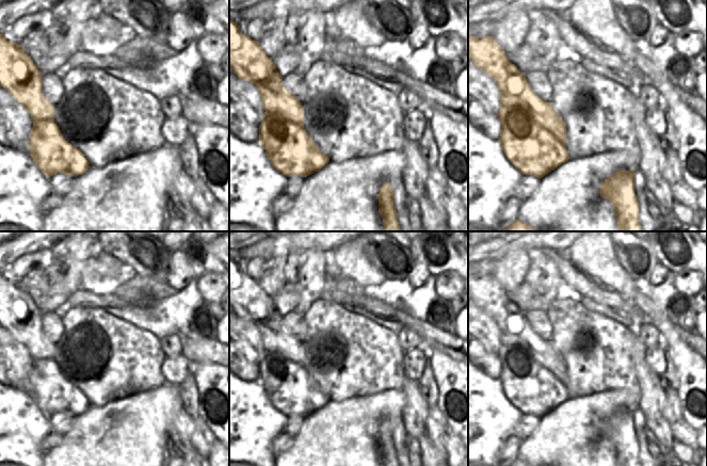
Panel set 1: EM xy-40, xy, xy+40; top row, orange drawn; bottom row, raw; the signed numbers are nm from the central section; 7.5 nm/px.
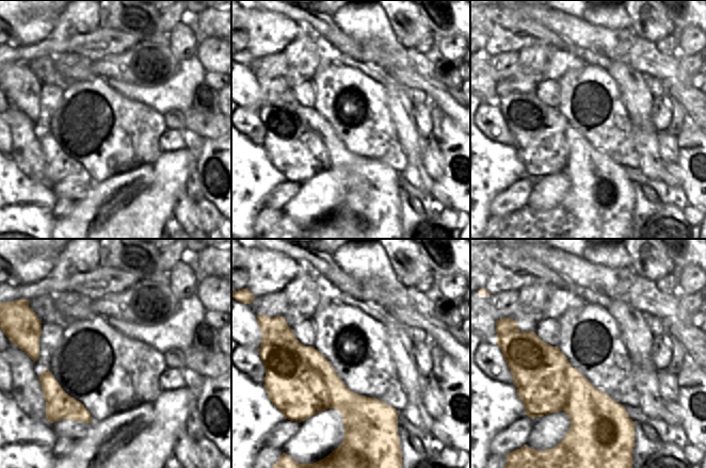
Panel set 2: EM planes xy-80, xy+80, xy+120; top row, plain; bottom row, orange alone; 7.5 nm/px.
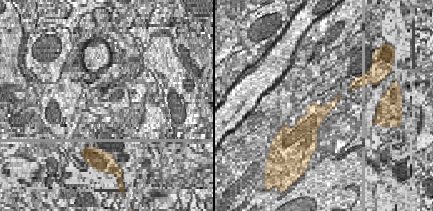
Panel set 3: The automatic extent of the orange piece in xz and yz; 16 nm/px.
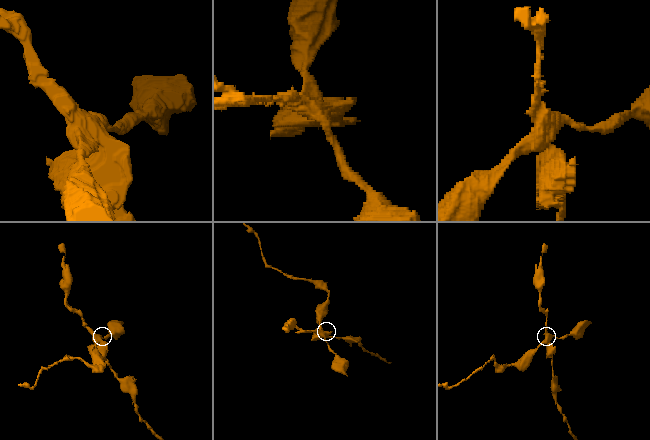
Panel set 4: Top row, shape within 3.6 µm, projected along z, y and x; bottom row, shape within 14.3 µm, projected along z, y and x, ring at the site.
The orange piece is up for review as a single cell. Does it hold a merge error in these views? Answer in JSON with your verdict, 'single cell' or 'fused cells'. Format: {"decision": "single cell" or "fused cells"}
{"decision": "fused cells"}

